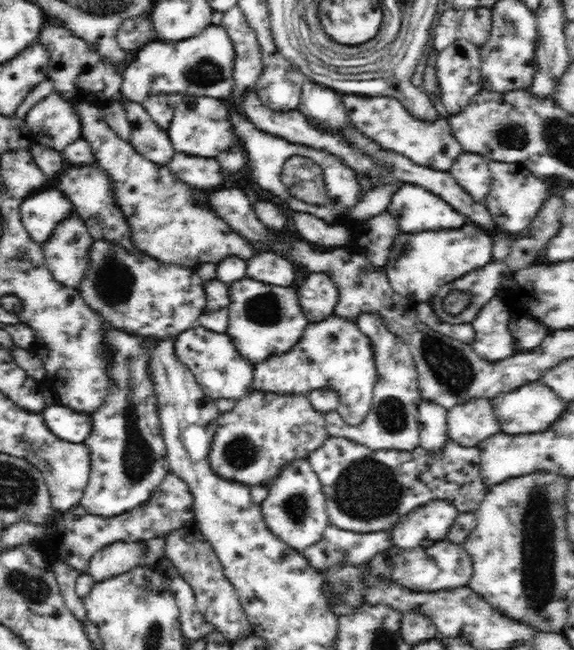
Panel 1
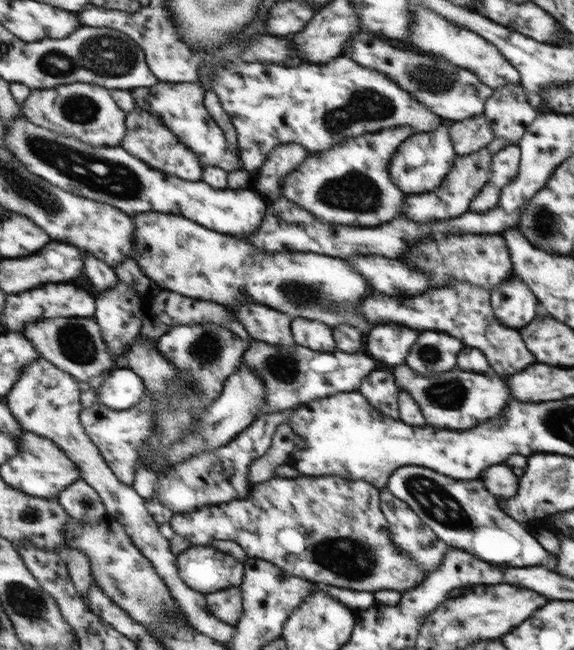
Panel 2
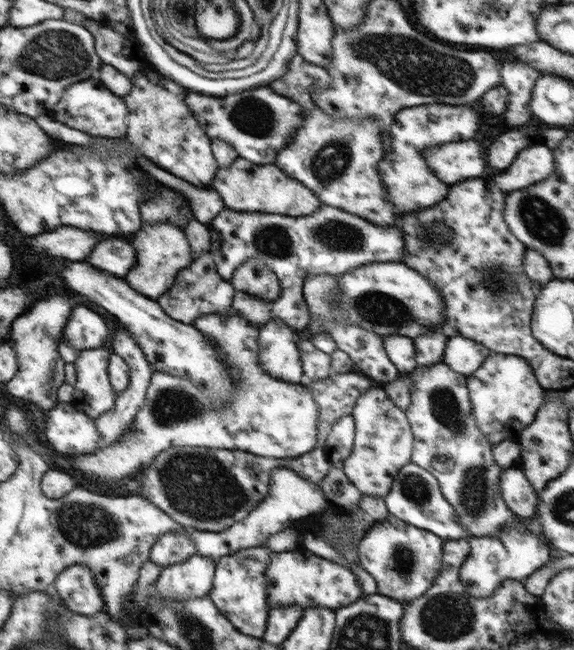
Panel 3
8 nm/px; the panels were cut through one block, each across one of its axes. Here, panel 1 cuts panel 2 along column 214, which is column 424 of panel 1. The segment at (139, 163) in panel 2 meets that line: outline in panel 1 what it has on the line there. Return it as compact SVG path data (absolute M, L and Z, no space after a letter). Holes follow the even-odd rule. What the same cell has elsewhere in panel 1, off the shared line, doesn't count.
M404 183L391 196L387 210L396 217L404 233L455 229L468 223L467 218L444 199L412 183Z

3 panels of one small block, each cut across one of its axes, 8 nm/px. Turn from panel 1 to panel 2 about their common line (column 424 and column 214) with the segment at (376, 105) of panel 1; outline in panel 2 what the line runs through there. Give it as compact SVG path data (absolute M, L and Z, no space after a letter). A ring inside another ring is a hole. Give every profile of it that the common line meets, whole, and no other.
M165 82L151 87L131 90L136 98L136 106L160 118L184 146L196 155L203 166L215 166L229 172L239 169L239 159L225 142L225 137L217 123L209 116L203 104L204 89L197 82Z

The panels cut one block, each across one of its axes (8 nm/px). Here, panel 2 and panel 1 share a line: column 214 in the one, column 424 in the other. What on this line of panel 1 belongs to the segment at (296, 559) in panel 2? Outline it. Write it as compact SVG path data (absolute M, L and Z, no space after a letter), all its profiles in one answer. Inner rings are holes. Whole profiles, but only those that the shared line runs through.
M435 499L419 506L399 518L390 531L393 546L397 549L420 547L424 540L441 541L448 534L459 515L457 507L448 501Z

